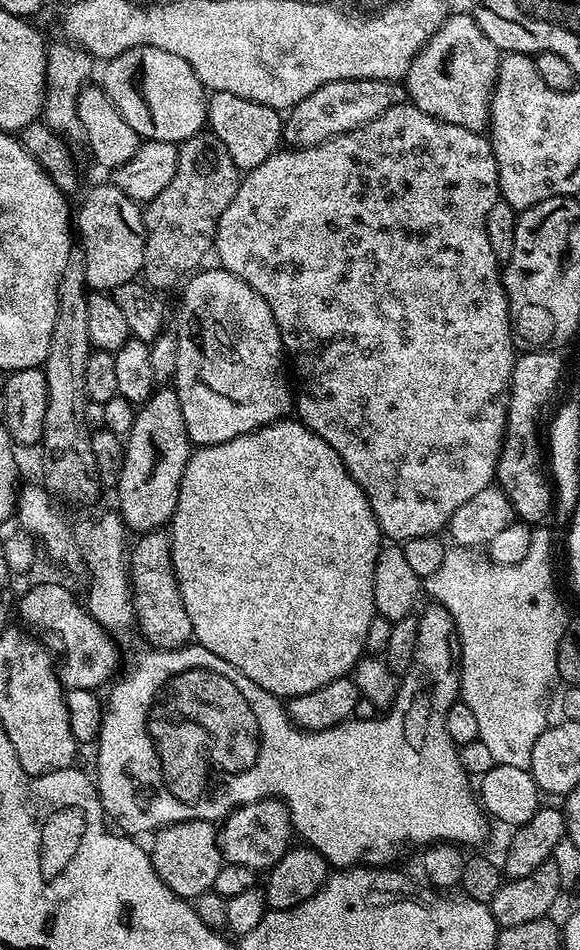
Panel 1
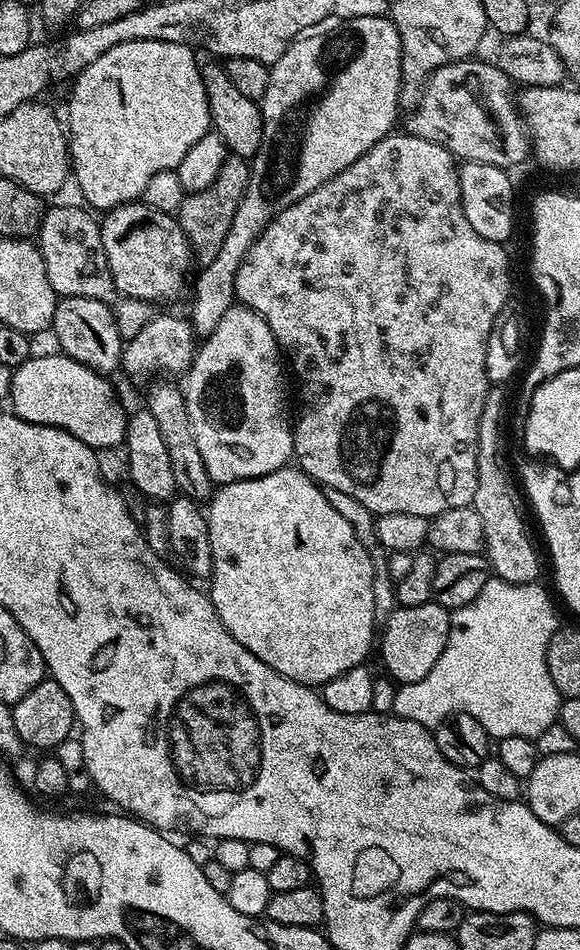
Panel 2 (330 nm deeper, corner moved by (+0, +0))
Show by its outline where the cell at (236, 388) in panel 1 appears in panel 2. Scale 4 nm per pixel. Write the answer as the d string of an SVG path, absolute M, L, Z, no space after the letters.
M233 305L218 322L214 334L203 337L196 356L182 380L186 410L190 410L190 430L194 430L194 446L206 462L213 485L229 484L235 480L253 480L285 467L293 459L293 417L288 417L284 387L289 373L280 343L274 338L268 323L251 308Z

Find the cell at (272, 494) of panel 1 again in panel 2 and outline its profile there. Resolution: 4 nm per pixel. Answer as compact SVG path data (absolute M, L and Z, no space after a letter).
M285 466L253 480L235 480L229 484L219 485L207 501L206 517L210 550L213 554L210 577L212 605L222 626L234 639L242 642L242 646L246 646L246 650L250 650L254 658L266 662L266 666L270 666L278 674L309 686L323 686L326 682L330 682L330 678L338 678L338 674L351 668L359 668L367 661L364 659L367 658L371 648L373 651L374 637L378 632L378 617L374 610L374 566L368 549L364 548L356 537L354 526L350 526L350 522L346 522L346 518L342 518L342 514L338 514L334 506L330 506L321 485L311 480L299 466Z

